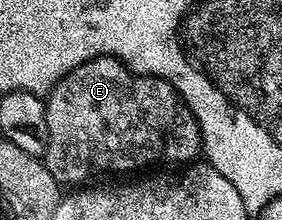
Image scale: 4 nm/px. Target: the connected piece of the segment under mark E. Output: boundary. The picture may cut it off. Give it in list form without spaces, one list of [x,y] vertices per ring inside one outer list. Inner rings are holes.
[[[94,57],[66,73],[46,94],[45,123],[47,148],[41,160],[63,187],[79,187],[102,173],[131,173],[162,161],[191,163],[203,148],[197,119],[171,82],[135,73],[115,57]]]

